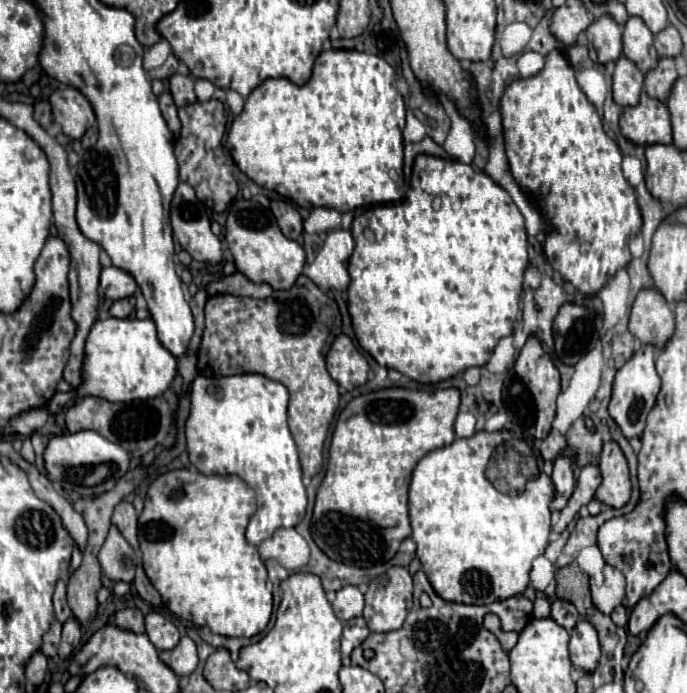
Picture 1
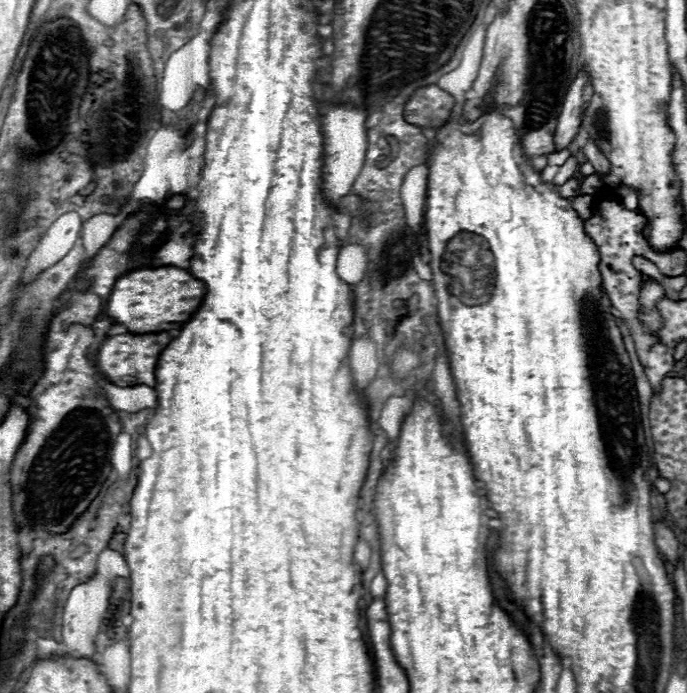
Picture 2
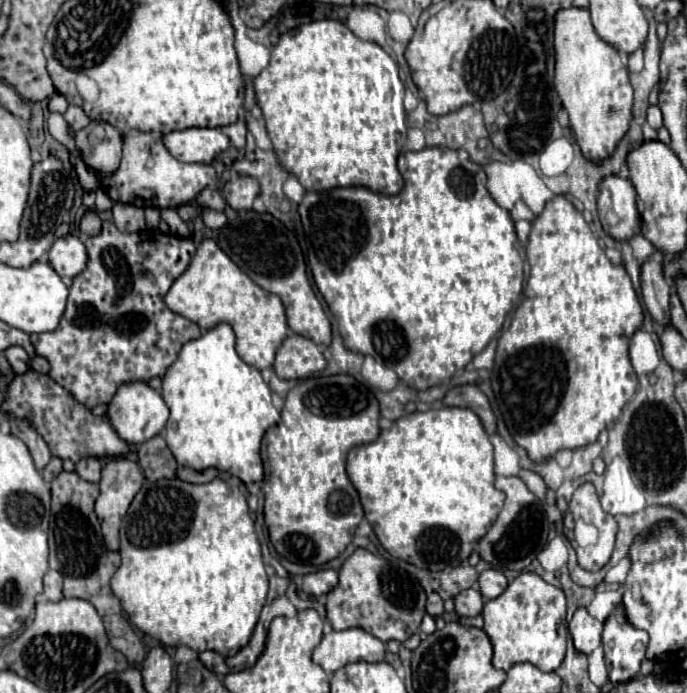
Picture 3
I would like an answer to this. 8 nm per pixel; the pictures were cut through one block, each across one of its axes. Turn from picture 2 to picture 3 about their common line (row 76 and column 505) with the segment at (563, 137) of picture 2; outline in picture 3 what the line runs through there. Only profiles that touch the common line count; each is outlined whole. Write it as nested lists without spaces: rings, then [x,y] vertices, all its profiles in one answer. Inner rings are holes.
[[[490,568],[490,570],[484,570],[484,572],[480,574],[478,584],[480,584],[482,596],[484,596],[486,600],[490,600],[490,598],[498,598],[498,596],[506,590],[508,580],[506,580],[506,576],[504,576],[500,570]]]

